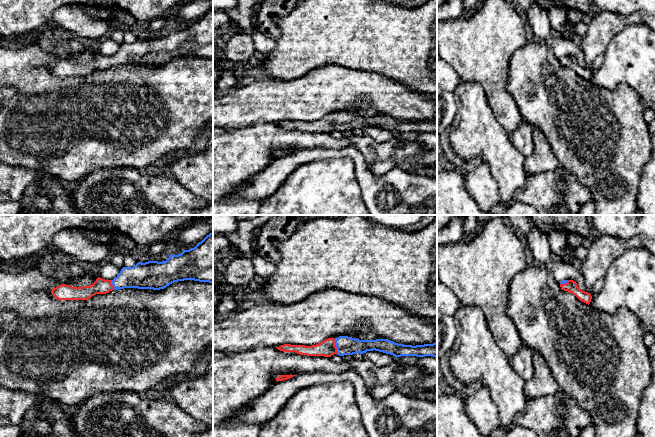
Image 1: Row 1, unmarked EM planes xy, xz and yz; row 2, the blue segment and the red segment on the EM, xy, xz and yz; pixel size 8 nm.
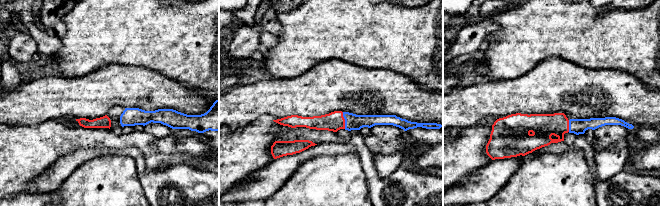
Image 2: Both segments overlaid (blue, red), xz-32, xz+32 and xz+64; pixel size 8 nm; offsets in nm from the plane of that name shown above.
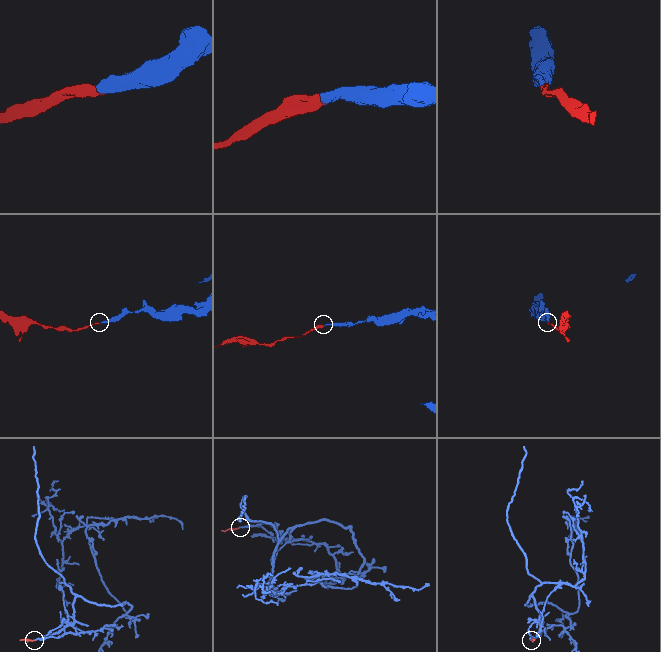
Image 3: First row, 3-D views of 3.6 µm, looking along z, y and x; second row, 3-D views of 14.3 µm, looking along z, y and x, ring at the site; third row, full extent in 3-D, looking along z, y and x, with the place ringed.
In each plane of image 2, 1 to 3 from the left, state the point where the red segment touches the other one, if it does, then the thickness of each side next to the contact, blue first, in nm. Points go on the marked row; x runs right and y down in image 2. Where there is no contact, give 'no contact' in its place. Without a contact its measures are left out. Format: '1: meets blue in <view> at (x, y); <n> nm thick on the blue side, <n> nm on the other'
1: no contact
2: meets blue in xz+32 at (345, 120); 130 nm thick on the blue side, 160 nm on the other
3: meets blue in xz+64 at (569, 126); 130 nm thick on the blue side, 200 nm on the other

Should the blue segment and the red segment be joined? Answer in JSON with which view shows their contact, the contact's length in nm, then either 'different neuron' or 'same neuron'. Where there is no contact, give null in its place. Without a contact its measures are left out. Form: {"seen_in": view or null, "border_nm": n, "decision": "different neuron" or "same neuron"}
{"seen_in": "xz", "border_nm": 120, "decision": "same neuron"}

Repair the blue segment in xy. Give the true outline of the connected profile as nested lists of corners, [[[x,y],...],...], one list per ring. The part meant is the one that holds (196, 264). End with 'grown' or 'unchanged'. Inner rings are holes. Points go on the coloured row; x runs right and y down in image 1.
[[[213,233],[207,235],[194,248],[184,250],[178,255],[170,254],[166,261],[138,262],[133,267],[123,267],[113,280],[98,277],[92,285],[83,287],[62,284],[52,289],[51,293],[58,300],[88,300],[96,294],[106,294],[112,290],[124,288],[160,290],[174,282],[184,280],[213,283]]]; grown

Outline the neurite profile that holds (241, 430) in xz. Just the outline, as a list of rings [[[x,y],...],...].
[[[238,424],[232,427],[213,427],[213,437],[259,437],[265,424]]]

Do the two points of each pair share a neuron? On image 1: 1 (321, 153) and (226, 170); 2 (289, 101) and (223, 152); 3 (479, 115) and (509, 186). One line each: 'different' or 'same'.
1: different
2: different
3: same

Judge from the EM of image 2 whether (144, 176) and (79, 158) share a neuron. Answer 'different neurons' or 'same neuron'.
same neuron

